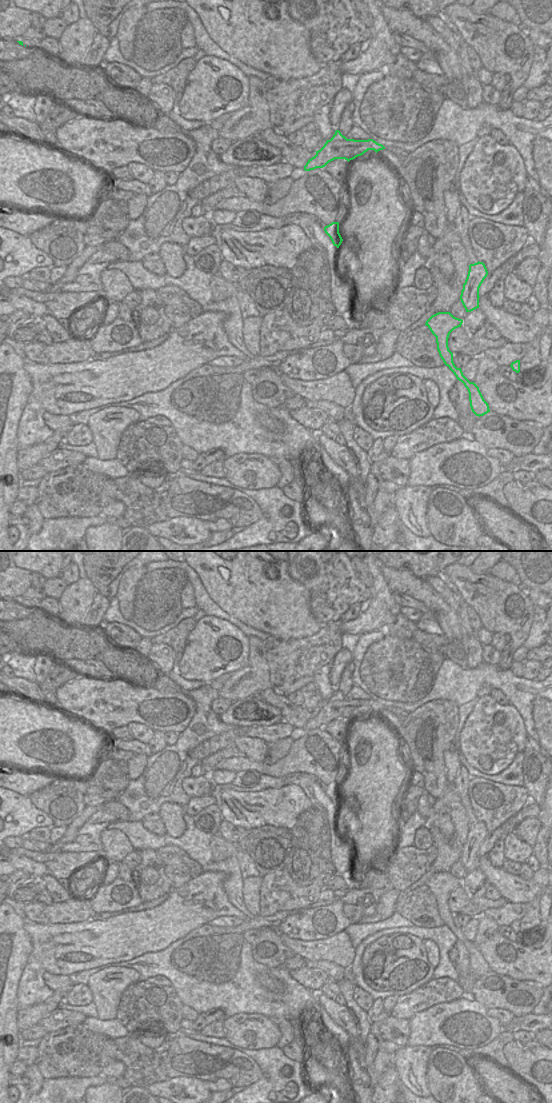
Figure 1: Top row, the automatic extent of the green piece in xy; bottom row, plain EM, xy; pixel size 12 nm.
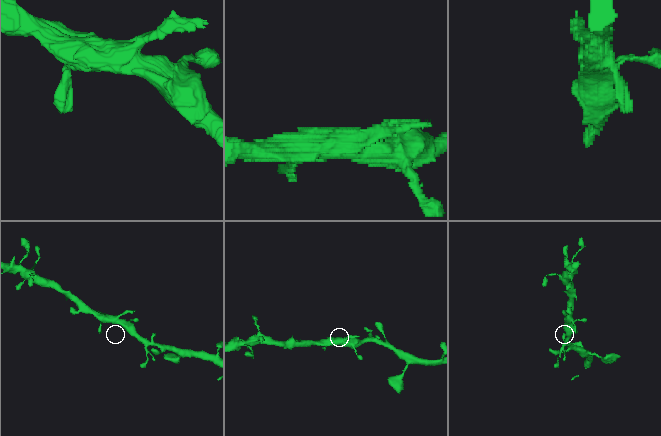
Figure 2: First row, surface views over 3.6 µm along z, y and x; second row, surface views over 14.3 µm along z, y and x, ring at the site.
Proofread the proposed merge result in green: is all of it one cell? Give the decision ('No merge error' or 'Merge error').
No merge error.

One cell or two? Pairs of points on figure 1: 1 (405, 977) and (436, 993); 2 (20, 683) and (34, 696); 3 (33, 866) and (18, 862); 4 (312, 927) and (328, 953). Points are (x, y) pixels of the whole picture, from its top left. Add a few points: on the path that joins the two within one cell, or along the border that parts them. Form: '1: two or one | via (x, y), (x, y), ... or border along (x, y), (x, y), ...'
1: two | border along (432, 978), (409, 993), (400, 996)
2: one | via (23, 686), (31, 693)
3: one | via (29, 866), (22, 863)
4: two | border along (341, 931), (329, 937), (309, 941), (295, 939)

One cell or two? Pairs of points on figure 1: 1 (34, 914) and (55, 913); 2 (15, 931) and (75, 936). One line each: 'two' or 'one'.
1: one
2: two

